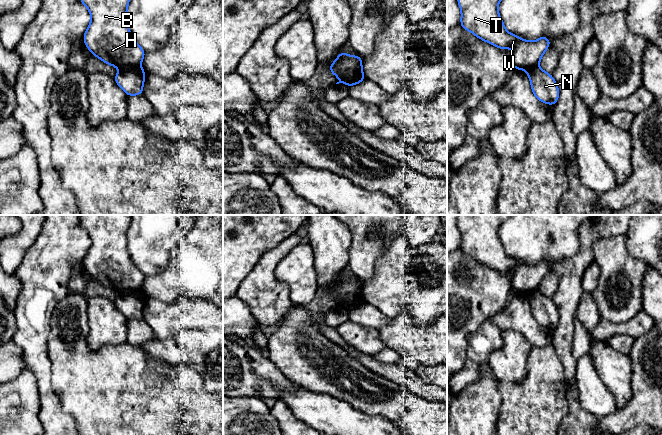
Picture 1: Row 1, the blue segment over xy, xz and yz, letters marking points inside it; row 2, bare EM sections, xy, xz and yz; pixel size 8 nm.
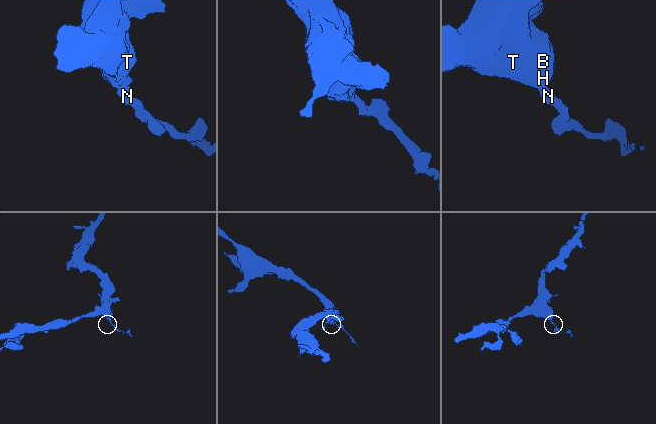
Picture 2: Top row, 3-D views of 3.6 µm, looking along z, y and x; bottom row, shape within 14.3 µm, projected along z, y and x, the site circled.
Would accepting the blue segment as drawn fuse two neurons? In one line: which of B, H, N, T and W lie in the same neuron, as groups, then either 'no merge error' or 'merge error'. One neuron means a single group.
B H T W / N; merge error

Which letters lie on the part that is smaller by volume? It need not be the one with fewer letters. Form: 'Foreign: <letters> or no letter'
Foreign: N

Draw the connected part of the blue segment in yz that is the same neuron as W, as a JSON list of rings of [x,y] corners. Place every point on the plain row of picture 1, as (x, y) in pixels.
[[[458,215],[460,249],[499,273],[511,271],[512,291],[528,295],[538,290],[551,265],[545,260],[537,265],[526,265],[506,254],[498,237],[498,227],[509,217],[510,215]]]

